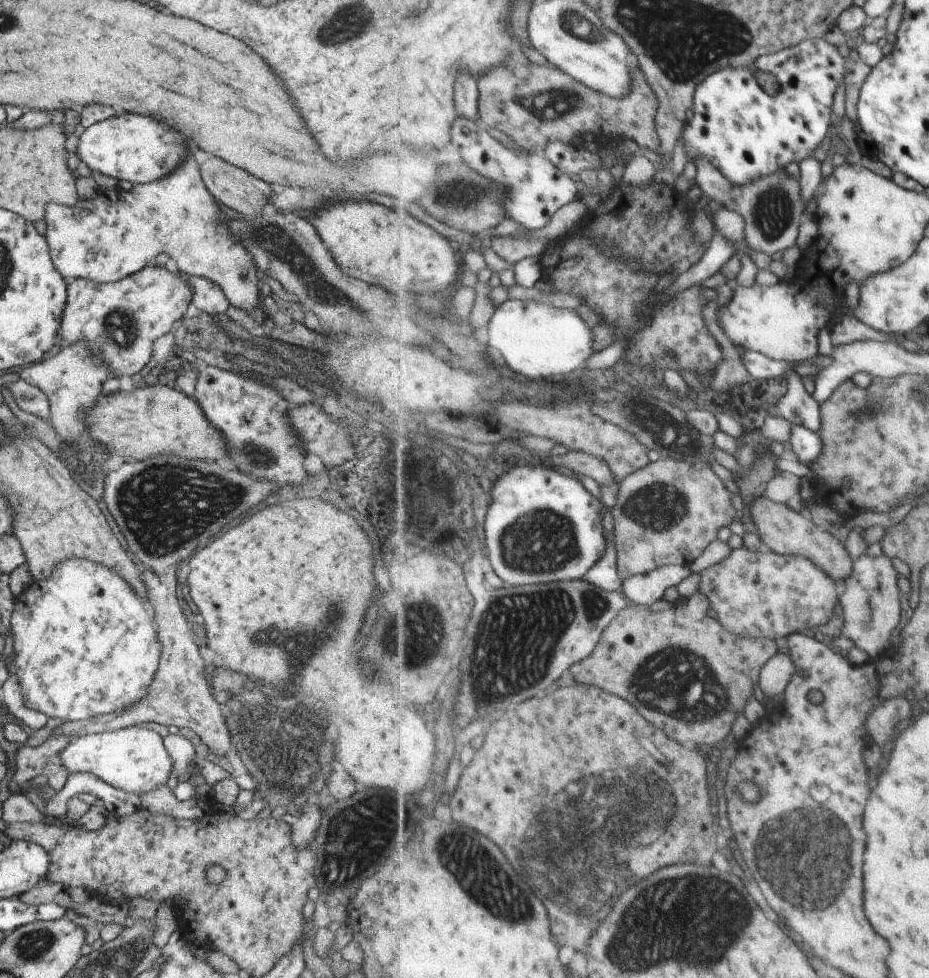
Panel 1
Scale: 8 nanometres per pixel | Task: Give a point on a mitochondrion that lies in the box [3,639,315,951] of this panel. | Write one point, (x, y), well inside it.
(282, 726)

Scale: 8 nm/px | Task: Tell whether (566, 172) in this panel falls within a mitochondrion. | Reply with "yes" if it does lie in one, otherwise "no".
no

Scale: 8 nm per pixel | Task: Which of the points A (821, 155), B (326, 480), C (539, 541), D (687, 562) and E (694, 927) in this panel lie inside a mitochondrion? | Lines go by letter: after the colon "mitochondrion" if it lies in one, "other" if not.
A: other
B: other
C: mitochondrion
D: other
E: mitochondrion

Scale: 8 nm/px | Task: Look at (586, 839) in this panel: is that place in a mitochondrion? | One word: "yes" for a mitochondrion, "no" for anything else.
yes

